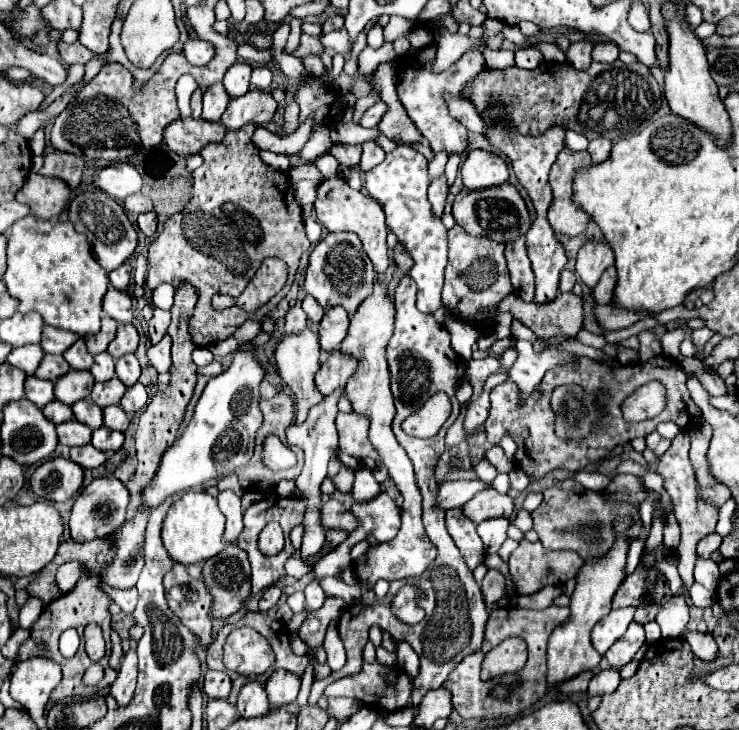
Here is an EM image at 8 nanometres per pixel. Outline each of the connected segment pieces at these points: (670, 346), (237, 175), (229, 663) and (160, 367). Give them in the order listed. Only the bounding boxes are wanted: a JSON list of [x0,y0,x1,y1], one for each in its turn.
[[660,327,684,359],[146,126,310,344],[224,628,274,676],[148,334,172,372]]

